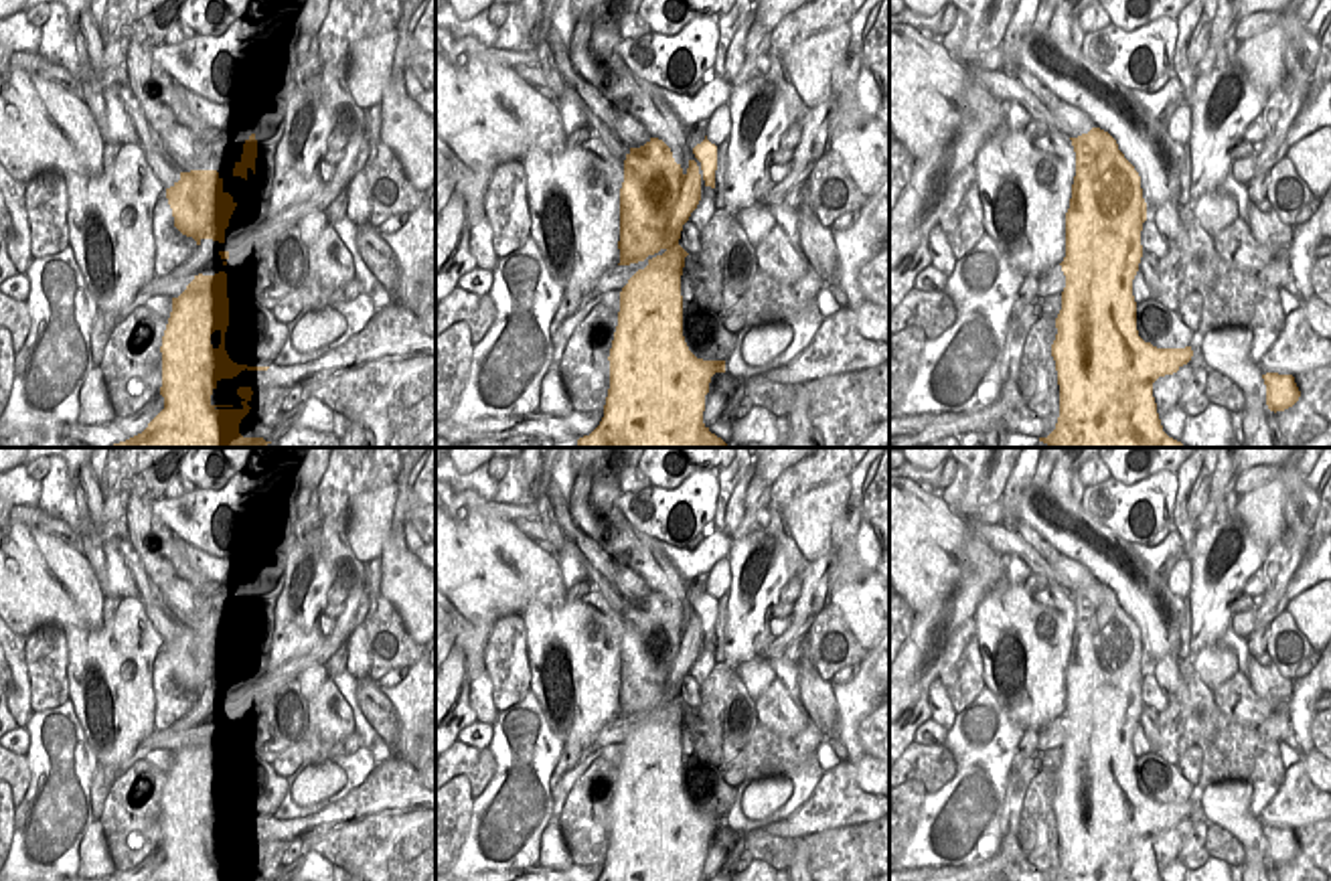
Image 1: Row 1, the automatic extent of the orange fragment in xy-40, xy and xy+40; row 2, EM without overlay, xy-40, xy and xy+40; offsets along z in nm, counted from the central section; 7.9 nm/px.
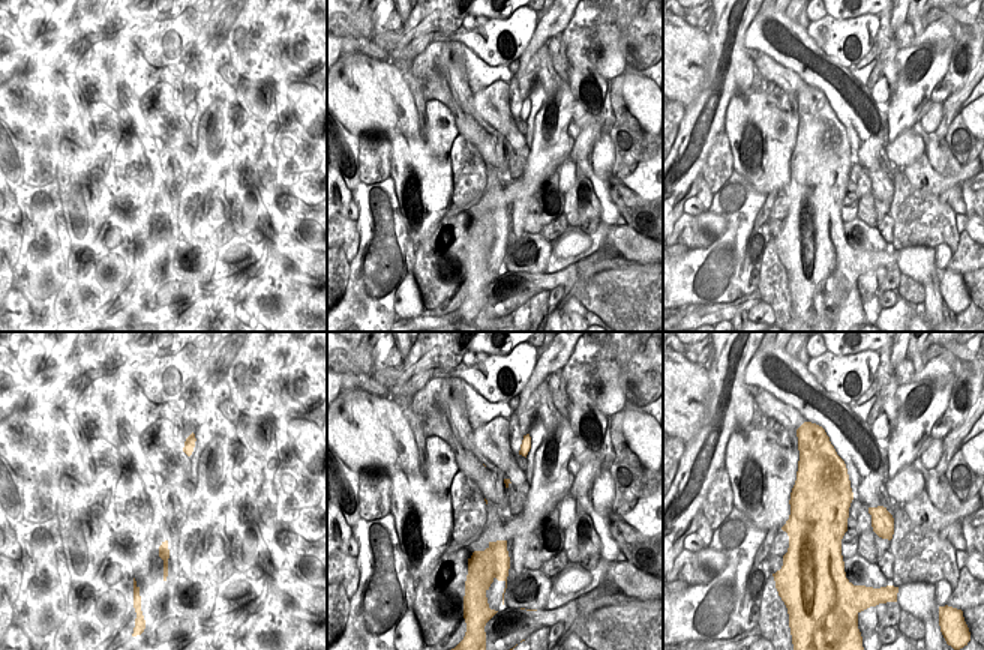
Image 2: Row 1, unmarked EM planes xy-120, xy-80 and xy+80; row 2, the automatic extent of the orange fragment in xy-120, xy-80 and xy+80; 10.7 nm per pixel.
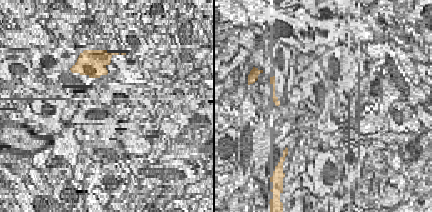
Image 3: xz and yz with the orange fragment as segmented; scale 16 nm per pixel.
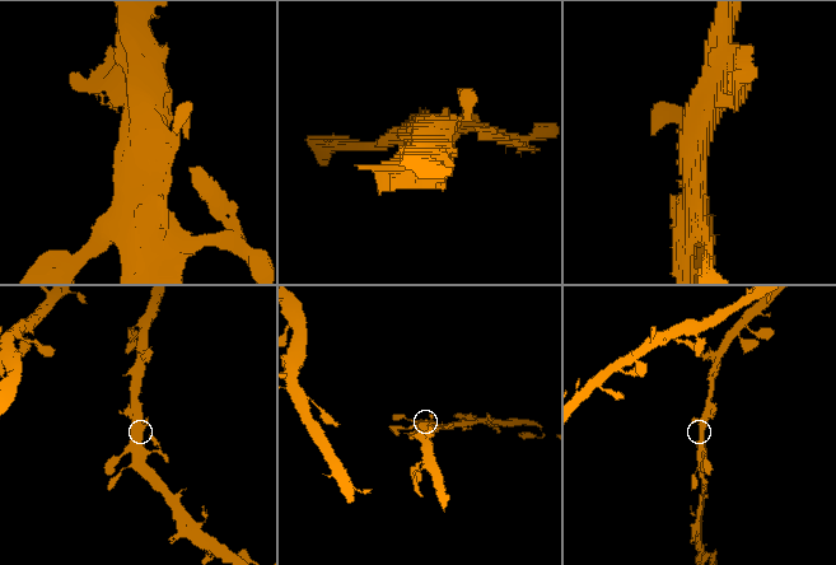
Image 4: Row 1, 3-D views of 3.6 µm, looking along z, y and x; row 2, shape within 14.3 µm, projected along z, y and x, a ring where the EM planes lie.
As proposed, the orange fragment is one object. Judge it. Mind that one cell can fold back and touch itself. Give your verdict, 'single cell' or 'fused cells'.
single cell

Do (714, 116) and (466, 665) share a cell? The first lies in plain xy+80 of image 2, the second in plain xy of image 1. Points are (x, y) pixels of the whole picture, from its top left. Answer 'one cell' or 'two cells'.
one cell

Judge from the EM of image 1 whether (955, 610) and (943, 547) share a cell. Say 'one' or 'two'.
two

